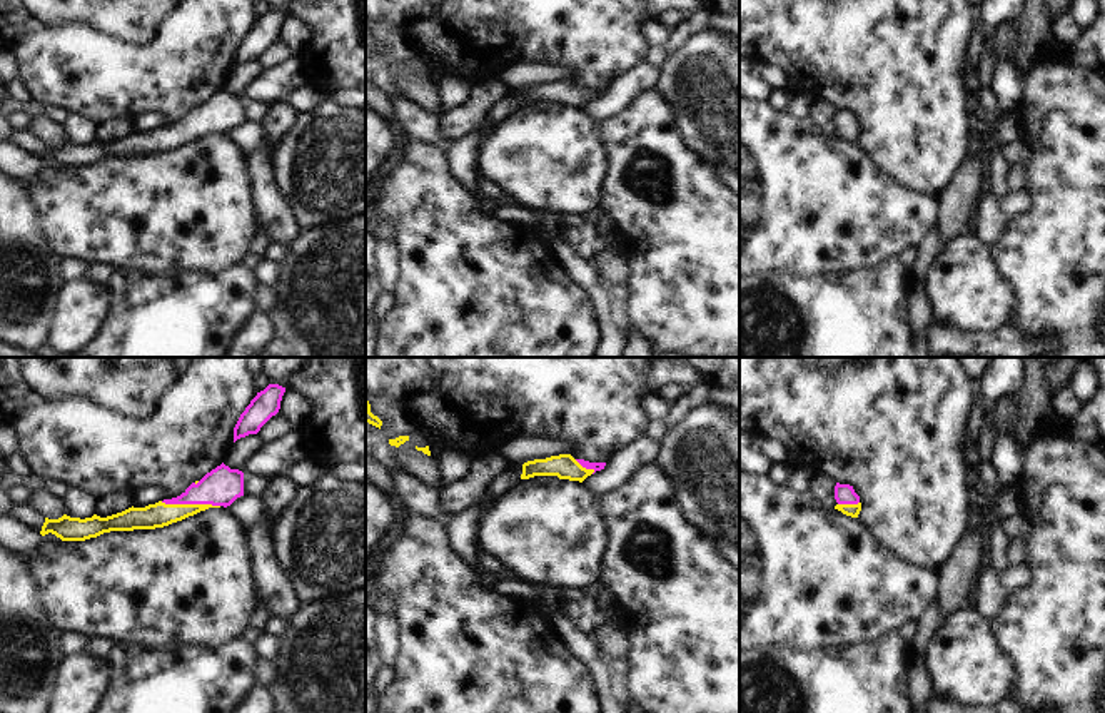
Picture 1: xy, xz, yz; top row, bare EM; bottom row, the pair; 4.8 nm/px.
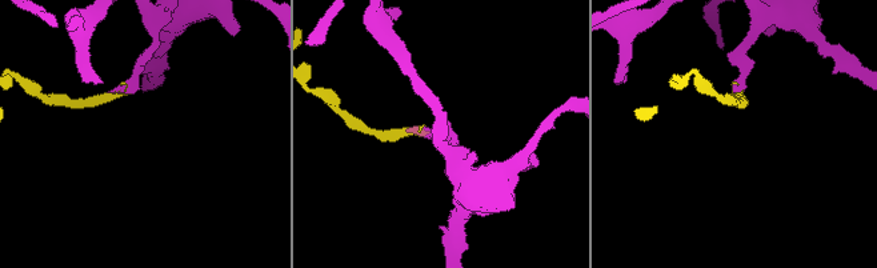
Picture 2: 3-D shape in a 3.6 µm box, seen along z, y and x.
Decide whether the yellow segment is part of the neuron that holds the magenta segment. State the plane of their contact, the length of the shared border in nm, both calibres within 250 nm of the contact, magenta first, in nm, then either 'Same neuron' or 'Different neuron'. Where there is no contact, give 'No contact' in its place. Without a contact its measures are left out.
Touches magenta in xy. Shared border 280 nm. Thickness 180 nm (magenta) against 120 nm. Same neuron.

